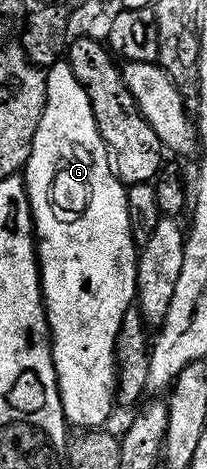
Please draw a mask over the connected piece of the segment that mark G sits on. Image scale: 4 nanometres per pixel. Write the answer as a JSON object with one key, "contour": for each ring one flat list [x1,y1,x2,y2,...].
{"contour":[[58,63,48,70,47,99,43,119,39,123,39,131,35,131,35,143,26,163,23,176,25,187,29,190,29,207,33,210,33,224,37,240,37,252,41,266,41,292,45,294,45,312,49,315,49,331,53,346,53,361,57,365,57,386,61,392,61,402,65,419,77,431,101,431,117,405,117,340,123,327,123,319,127,310,134,308,137,300,137,259,138,242,133,240,131,231,131,215,129,214,129,194,127,186,117,176,112,161,109,160,109,149,101,138,101,132,95,119,95,111,91,107,91,99,87,99,87,91,83,91,83,83,75,79,75,71,67,63]]}

